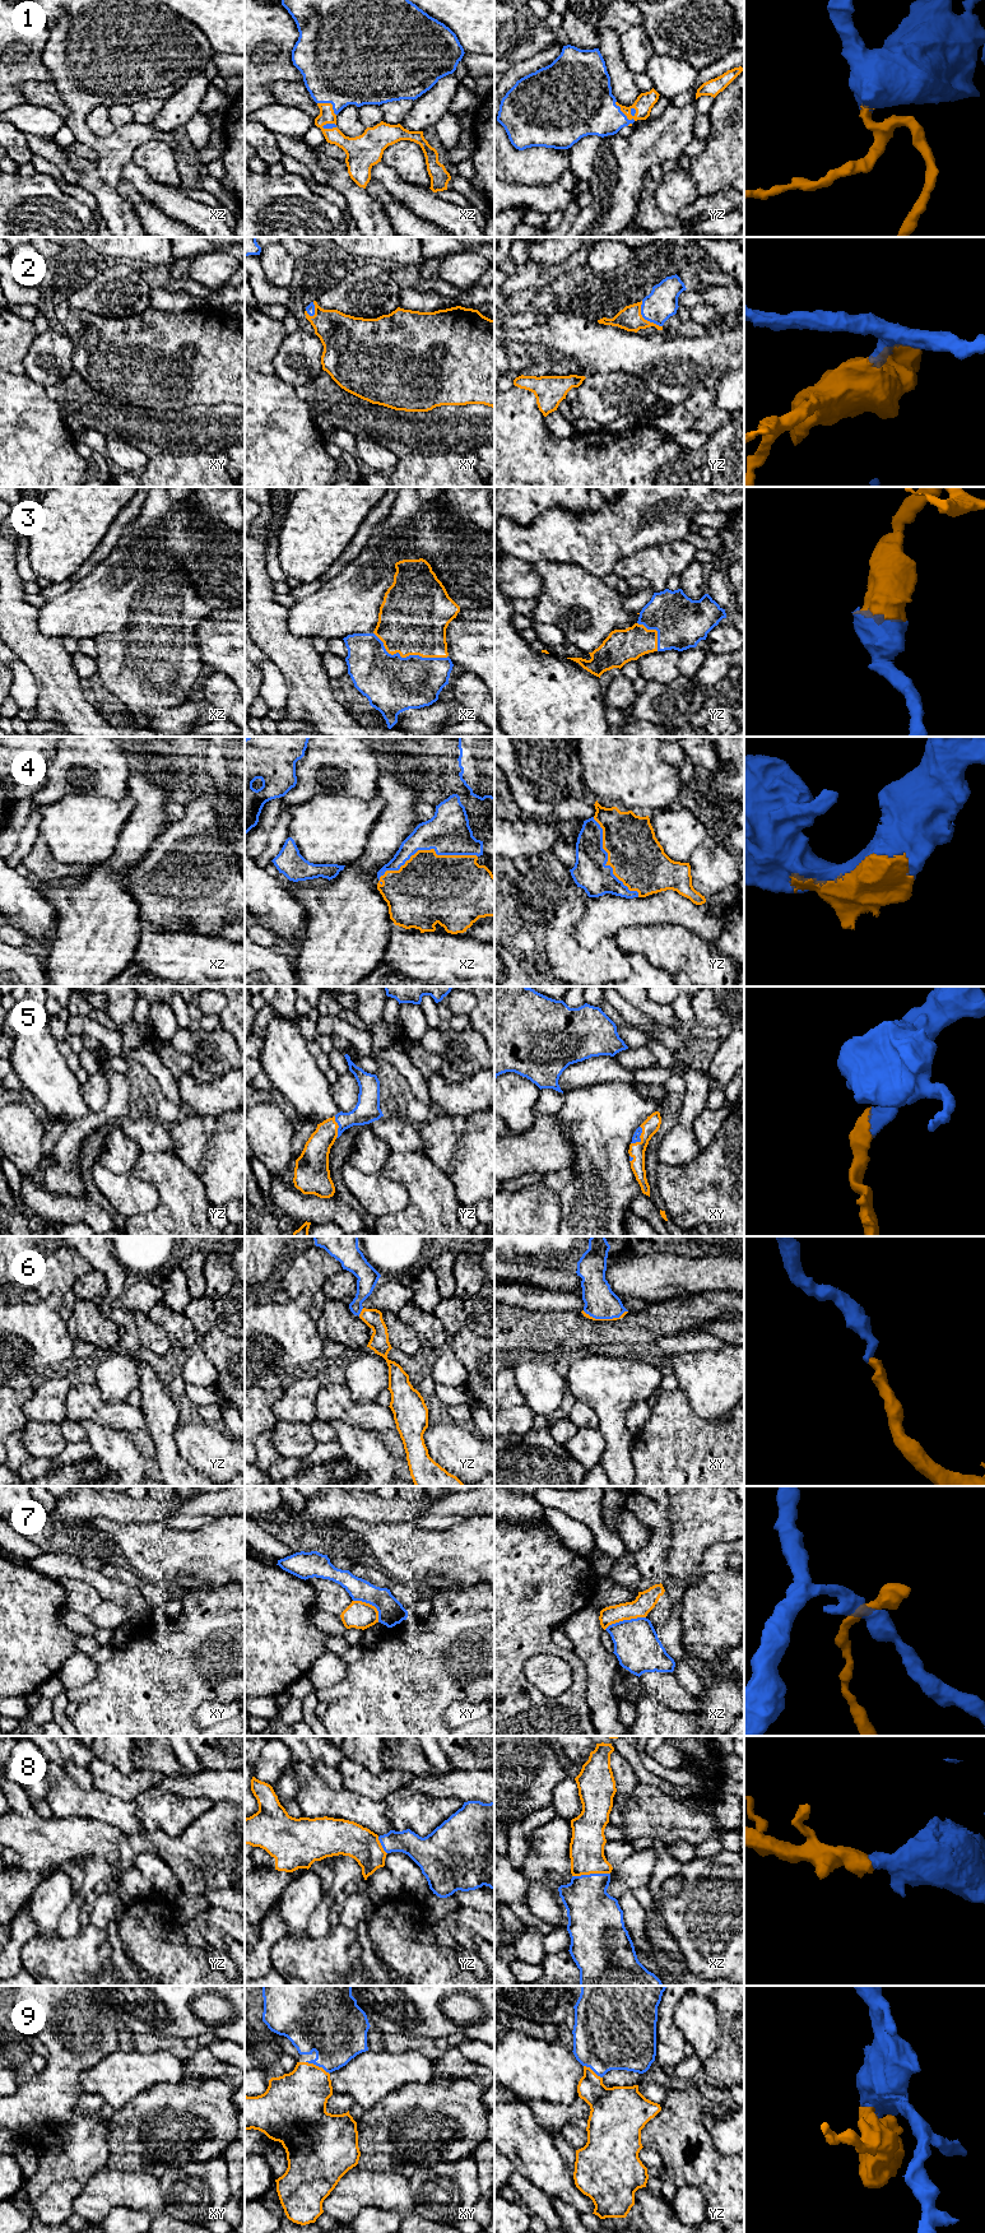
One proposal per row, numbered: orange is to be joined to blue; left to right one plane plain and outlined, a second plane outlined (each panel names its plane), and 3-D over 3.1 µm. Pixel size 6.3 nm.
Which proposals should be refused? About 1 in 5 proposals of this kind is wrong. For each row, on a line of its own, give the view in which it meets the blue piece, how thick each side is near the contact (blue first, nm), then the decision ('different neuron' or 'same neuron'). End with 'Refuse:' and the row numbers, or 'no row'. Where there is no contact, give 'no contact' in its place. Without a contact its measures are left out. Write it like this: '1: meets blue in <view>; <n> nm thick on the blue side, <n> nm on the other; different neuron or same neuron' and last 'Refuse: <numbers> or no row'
1: meets blue in yz; 360 nm thick on the blue side, 120 nm on the other; same neuron
2: meets blue in yz; 200 nm thick on the blue side, 150 nm on the other; same neuron
3: meets blue in xz; 360 nm thick on the blue side, 440 nm on the other; same neuron
4: meets blue in xz; 280 nm thick on the blue side, 440 nm on the other; same neuron
5: meets blue in xy; 50 nm thick on the blue side, 100 nm on the other; same neuron
6: meets blue in xy; 200 nm thick on the blue side, 20 nm on the other; same neuron
7: meets blue in xz; 280 nm thick on the blue side, 120 nm on the other; different neuron
8: meets blue in xz; 320 nm thick on the blue side, 220 nm on the other; same neuron
9: meets blue in xy; 380 nm thick on the blue side, 360 nm on the other; same neuron
Refuse: 7

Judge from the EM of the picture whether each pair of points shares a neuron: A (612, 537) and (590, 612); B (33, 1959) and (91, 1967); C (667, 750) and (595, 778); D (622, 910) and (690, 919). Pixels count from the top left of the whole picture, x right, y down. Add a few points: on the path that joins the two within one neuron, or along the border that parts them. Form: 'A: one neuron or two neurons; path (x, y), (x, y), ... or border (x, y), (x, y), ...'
A: two neurons; border (574, 563), (602, 579)
B: one neuron; path (47, 1959), (59, 1959), (77, 1964)
C: two neurons; border (659, 750), (660, 755), (679, 770)
D: one neuron; path (639, 910), (673, 910)

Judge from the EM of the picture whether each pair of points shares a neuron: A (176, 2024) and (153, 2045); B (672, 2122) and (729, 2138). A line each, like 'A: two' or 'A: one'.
A: two
B: two

